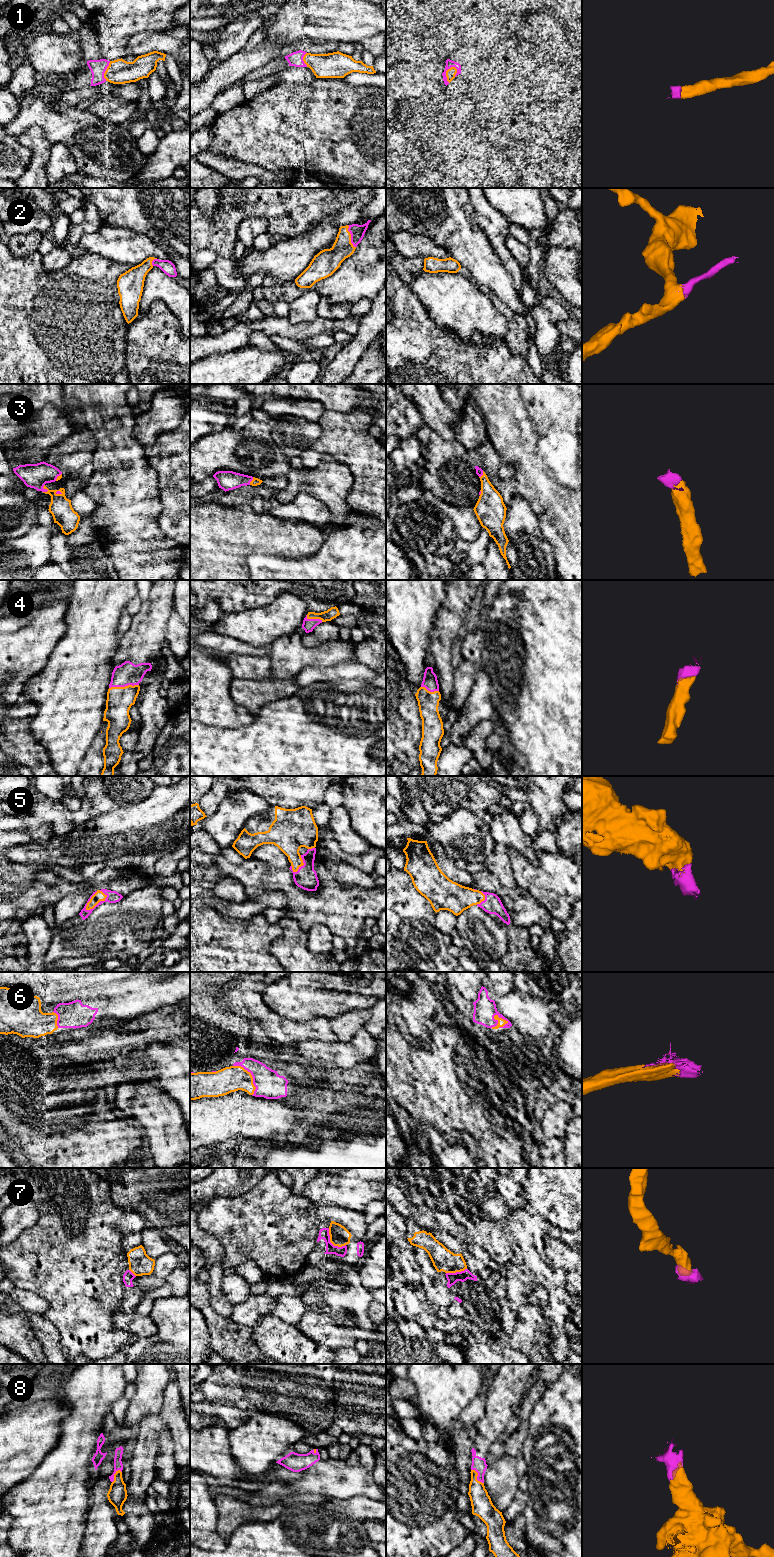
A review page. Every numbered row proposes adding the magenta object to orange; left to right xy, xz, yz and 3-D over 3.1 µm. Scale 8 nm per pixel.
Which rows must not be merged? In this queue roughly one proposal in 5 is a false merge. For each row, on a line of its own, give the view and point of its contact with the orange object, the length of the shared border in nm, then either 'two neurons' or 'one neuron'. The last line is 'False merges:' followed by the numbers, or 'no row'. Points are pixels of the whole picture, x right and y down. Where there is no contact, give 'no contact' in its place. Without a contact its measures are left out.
1: contact yz (446, 73); length 140 nm; one neuron
2: contact xz (350, 236); length 200 nm; one neuron
3: contact xy (45, 488); length 70 nm; one neuron
4: contact xy (123, 687); length 240 nm; one neuron
5: contact xy (96, 904); length 220 nm; one neuron
6: contact yz (494, 1016); length 150 nm; one neuron
7: contact xz (331, 1242); length 200 nm; one neuron
8: contact yz (477, 1475); length 160 nm; one neuron
False merges: no row

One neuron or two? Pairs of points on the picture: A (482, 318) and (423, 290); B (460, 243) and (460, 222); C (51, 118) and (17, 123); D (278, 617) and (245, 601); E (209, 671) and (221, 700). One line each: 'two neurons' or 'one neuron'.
A: one neuron
B: one neuron
C: one neuron
D: two neurons
E: one neuron

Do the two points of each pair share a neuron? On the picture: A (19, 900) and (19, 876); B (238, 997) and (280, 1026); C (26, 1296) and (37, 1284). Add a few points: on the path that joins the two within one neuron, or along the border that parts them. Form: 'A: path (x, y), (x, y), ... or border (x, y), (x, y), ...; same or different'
A: border (35, 881), (29, 886), (10, 884); different
B: path (248, 1002), (270, 1022); same
C: border (14, 1286), (34, 1292), (41, 1296), (48, 1305); different

